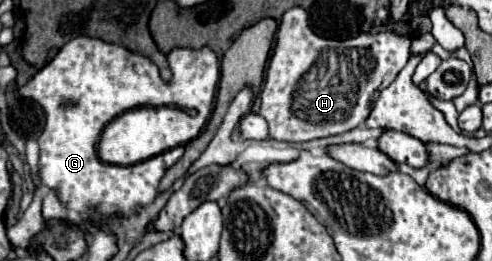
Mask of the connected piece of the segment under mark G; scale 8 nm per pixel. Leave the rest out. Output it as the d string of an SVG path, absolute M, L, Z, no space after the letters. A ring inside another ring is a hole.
M79 35L65 43L59 53L19 89L23 97L37 101L45 109L45 129L39 135L39 175L43 185L57 191L67 209L85 217L89 213L131 215L135 205L147 205L155 199L161 177L179 161L183 147L173 147L135 165L111 165L99 159L97 141L107 123L137 107L207 107L207 113L211 113L219 83L219 59L215 51L209 47L175 47L169 53L169 67L173 81L165 83L149 57L97 37ZM65 101L73 101L75 105L63 107Z

